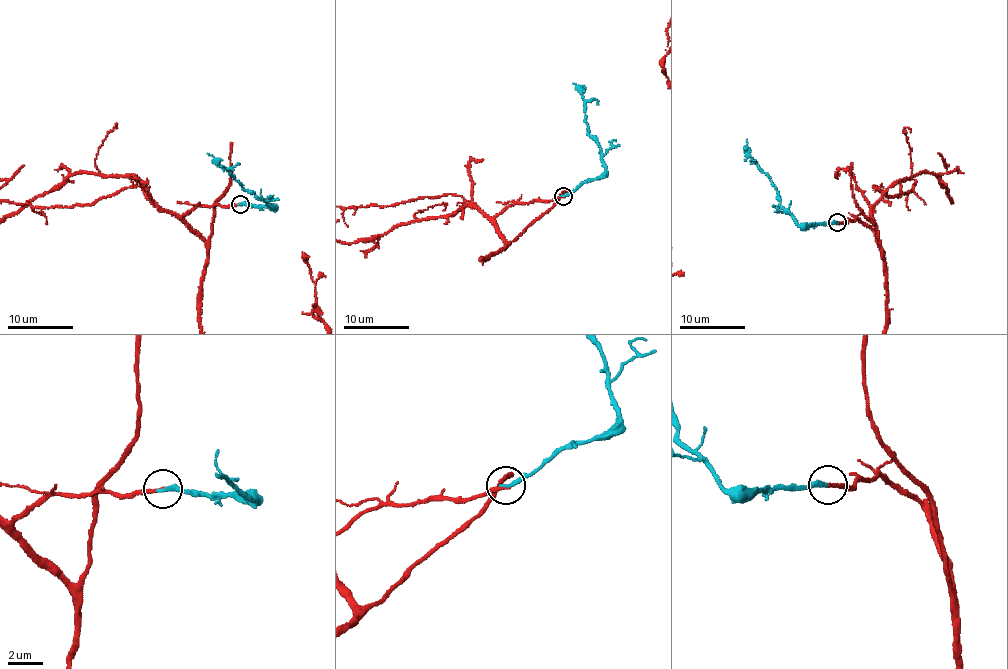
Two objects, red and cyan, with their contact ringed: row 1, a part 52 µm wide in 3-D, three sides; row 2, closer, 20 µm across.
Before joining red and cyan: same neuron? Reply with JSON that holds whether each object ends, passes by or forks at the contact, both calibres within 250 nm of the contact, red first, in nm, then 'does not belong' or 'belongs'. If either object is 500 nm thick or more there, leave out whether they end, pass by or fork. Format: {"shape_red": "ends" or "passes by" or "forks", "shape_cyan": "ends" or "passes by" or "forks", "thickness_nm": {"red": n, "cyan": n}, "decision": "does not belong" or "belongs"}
{"shape_red": "ends", "shape_cyan": "ends", "thickness_nm": {"red": 220, "cyan": 240}, "decision": "belongs"}

